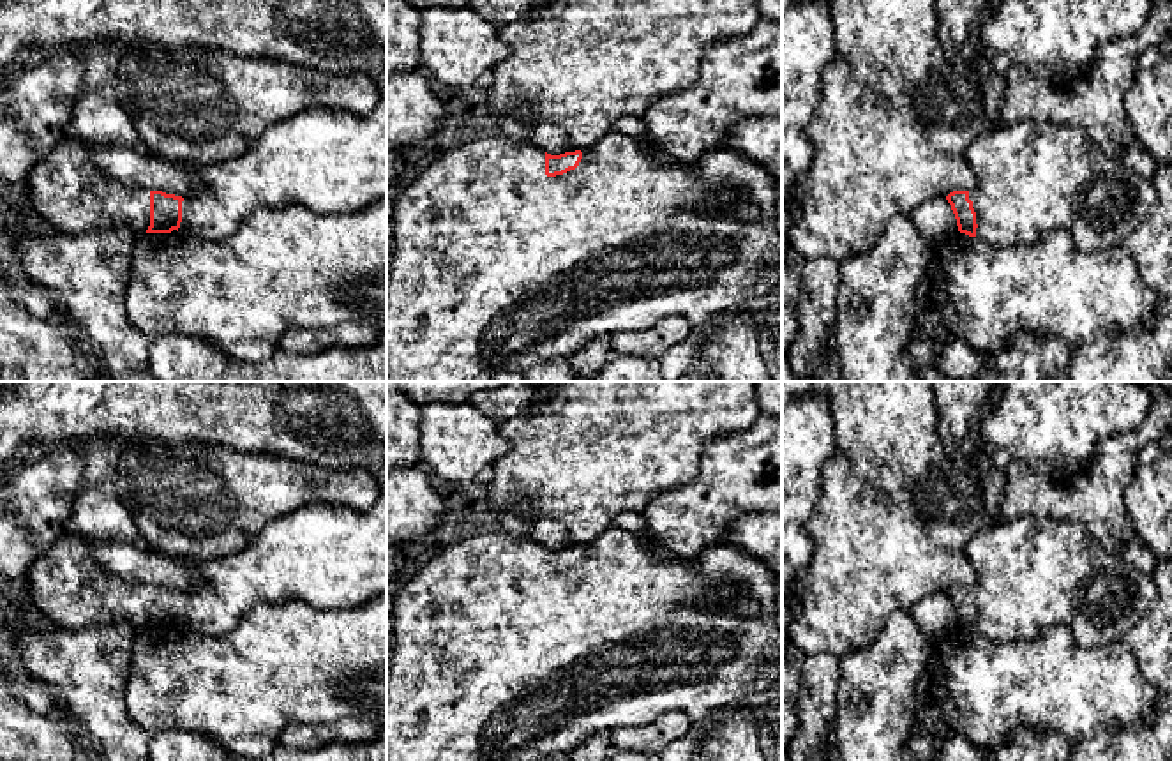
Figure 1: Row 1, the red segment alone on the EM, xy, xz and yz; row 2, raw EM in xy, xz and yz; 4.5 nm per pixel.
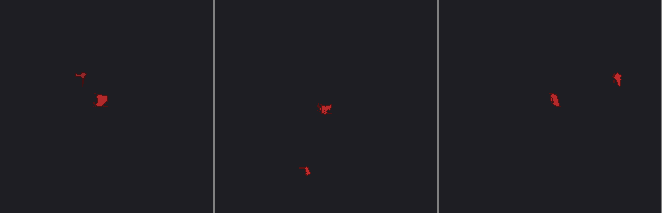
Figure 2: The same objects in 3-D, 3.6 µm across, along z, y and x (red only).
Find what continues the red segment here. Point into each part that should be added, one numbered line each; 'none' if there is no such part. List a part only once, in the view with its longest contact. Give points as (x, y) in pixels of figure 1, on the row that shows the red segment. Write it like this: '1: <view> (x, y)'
1: xz (495, 267)

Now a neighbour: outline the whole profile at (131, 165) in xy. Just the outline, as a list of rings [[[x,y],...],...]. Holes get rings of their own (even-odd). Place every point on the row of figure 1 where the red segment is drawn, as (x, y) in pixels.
[[[92,143],[92,157],[106,175],[131,187],[162,191],[182,198],[201,187],[194,175],[194,164],[162,161],[138,145]]]

